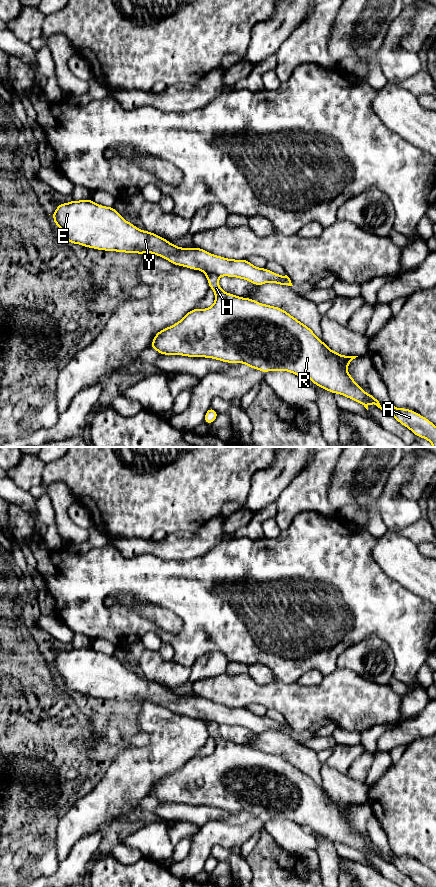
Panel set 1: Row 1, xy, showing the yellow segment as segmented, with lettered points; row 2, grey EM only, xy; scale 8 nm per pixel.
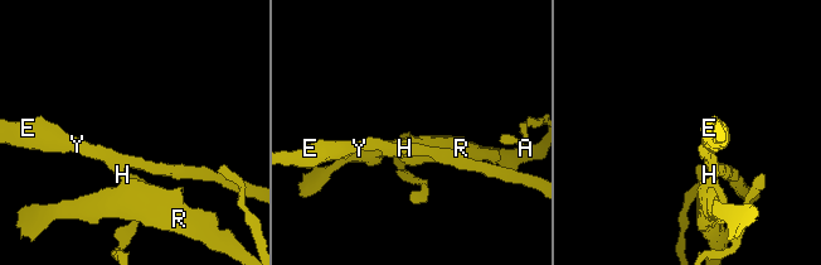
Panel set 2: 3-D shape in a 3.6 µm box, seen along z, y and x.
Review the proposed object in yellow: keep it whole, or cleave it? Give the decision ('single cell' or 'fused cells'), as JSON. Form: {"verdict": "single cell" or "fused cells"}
{"verdict": "fused cells"}

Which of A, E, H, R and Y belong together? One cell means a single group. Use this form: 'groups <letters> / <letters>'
groups A H R / E Y

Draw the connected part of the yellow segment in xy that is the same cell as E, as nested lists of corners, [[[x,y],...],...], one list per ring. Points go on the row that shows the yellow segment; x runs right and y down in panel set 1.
[[[85,200],[61,203],[49,214],[71,244],[103,251],[144,254],[146,252],[166,259],[177,266],[216,274],[218,277],[236,277],[256,286],[273,282],[293,286],[290,278],[258,268],[248,260],[228,259],[211,254],[202,248],[183,248],[173,245],[161,236],[140,230],[126,221],[114,207],[106,207]]]

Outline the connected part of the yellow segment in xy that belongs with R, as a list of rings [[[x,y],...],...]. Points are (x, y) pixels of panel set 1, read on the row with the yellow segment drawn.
[[[202,271],[207,276],[208,285],[215,293],[214,304],[206,309],[192,309],[172,326],[166,327],[156,333],[149,348],[155,349],[161,355],[181,355],[194,358],[211,358],[225,363],[243,363],[250,369],[258,369],[263,373],[268,371],[287,371],[299,378],[310,378],[313,385],[317,385],[332,394],[338,393],[363,405],[368,410],[369,404],[374,404],[384,413],[393,416],[400,424],[407,427],[415,436],[428,440],[436,447],[436,426],[419,413],[406,408],[396,408],[391,403],[390,410],[384,410],[379,401],[366,393],[348,373],[347,367],[358,356],[344,356],[331,350],[324,341],[305,324],[294,318],[279,307],[265,305],[251,298],[239,297],[227,293],[219,286],[219,277],[216,274]]]

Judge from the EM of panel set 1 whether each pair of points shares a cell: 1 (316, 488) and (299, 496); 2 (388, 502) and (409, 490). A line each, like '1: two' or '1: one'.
1: one
2: two

